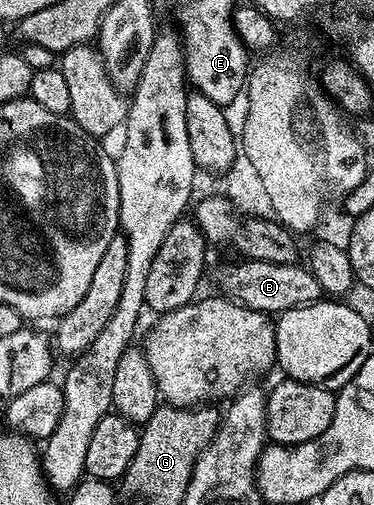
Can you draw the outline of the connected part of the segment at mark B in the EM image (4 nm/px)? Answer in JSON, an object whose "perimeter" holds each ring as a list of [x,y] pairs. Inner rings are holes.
{"perimeter":[[[265,261],[239,262],[241,265],[228,265],[216,273],[215,292],[229,301],[236,301],[242,307],[259,313],[279,315],[293,309],[321,300],[320,284],[314,279],[312,270],[300,263],[266,263]]]}

